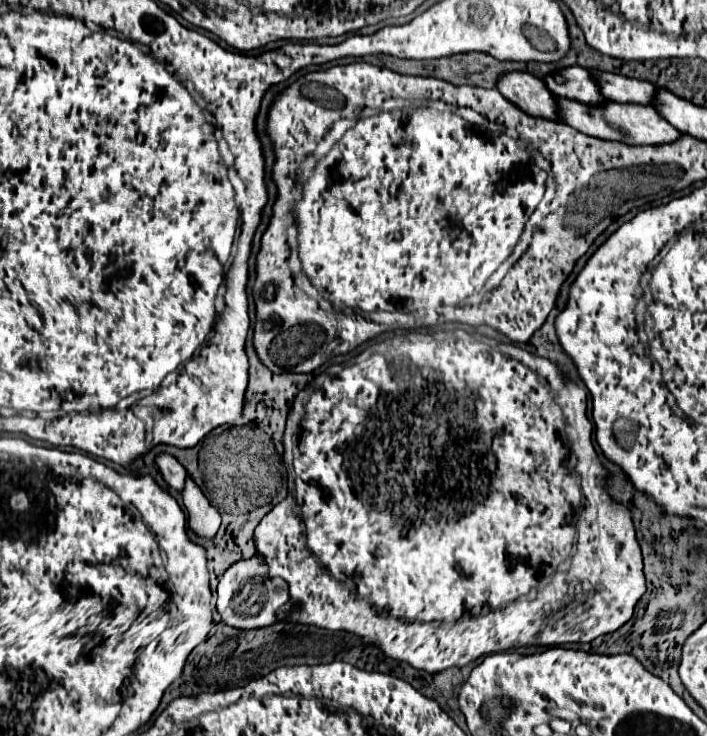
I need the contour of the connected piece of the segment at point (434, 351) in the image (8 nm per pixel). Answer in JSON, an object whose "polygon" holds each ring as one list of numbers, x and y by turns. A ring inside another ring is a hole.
{"polygon":[[457,329,457,331,439,331,433,335,417,333,417,341,391,339,385,343,377,343,375,347,365,349,359,357,355,357,353,363,347,361,329,367,325,373,315,377,312,385,315,385,315,388,317,385,319,387,317,393,311,395,311,399,305,405,307,413,301,423,305,435,295,449,295,463,293,463,297,473,295,479,297,503,293,497,287,497,285,501,277,503,255,529,255,535,265,535,265,539,255,539,255,543,257,543,257,553,263,553,263,557,267,559,269,575,283,577,289,583,291,599,295,599,295,603,303,603,303,611,299,611,299,615,291,615,289,621,317,625,333,631,337,629,351,631,359,635,363,643,375,643,377,647,381,647,387,657,407,661,415,669,437,673,453,665,463,667,481,655,499,653,521,645,555,647,563,643,587,643,603,633,619,629,623,623,631,619,635,603,645,593,643,557,639,543,635,539,631,513,627,507,615,503,603,489,601,477,605,477,607,473,597,461,597,455,591,445,593,427,585,415,587,409,585,389,579,389,573,383,565,383,555,363,551,363,549,359,541,359,515,345,503,345,497,343,495,339,487,339,483,335,473,335],[577,453,587,453,587,457,581,459,589,459,589,465,593,465,593,473,587,473,589,479,585,483,579,479,579,485,577,485,577,465,579,465],[303,523,307,539,295,539,295,533,303,533],[569,555,573,555,571,567,567,571,555,573,555,585,549,597,545,587,545,605,513,605,515,599,527,595,533,587,537,587,539,577,545,573,545,569,551,563,553,569,557,569],[591,617,595,617,597,623,589,629,583,629,581,623]]}

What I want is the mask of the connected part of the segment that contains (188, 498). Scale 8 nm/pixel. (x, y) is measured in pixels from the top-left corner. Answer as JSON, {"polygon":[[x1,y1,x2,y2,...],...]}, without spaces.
{"polygon":[[187,475,185,479,185,487,183,487,183,503,185,509,189,513,187,521,189,527,201,535,201,537,213,537,221,525,221,515,219,511,207,501,207,497,201,493,201,489,195,485,195,481,191,479,191,475]]}

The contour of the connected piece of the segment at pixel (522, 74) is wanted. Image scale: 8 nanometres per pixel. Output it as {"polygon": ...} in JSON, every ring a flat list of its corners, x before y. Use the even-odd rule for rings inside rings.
{"polygon":[[511,71,503,73,497,81,497,89,511,103,533,117,557,119,557,105,551,91,547,91,545,83,527,71]]}

